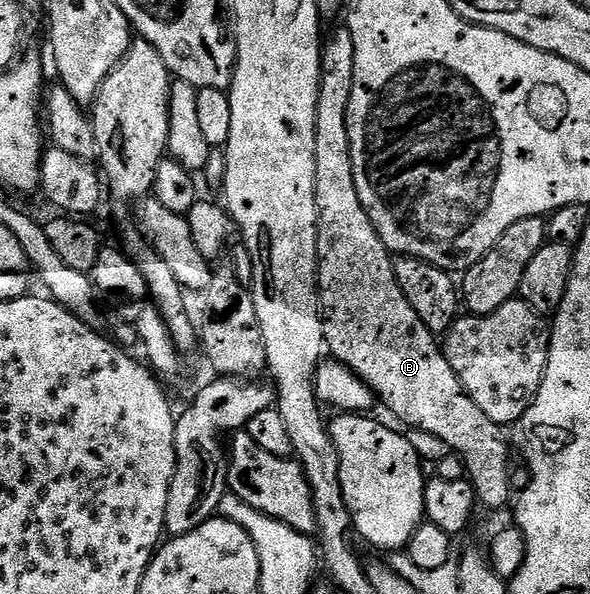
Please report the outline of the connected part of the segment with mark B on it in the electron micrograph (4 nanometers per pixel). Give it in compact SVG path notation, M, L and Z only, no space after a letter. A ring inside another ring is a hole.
M339 24L339 27L337 27L328 38L326 35L321 49L323 55L321 56L321 68L319 69L319 95L317 96L317 120L315 121L313 156L315 157L315 203L319 209L319 235L317 236L317 248L319 249L317 293L319 295L319 304L323 316L323 340L326 349L329 351L330 357L334 359L334 361L339 362L342 366L349 367L349 369L351 369L352 372L375 393L376 399L381 403L381 406L384 406L393 417L400 418L400 420L407 425L407 428L432 433L433 436L437 436L438 439L443 440L445 444L459 456L461 461L464 462L466 477L469 479L471 487L475 490L476 499L478 499L482 505L484 502L491 510L499 510L507 501L509 501L508 503L512 501L511 454L507 451L507 438L503 435L506 434L504 427L497 425L493 420L489 420L489 416L485 416L485 412L481 412L481 408L477 408L477 404L473 404L473 400L465 391L463 391L462 384L457 380L457 376L453 372L453 368L449 364L446 354L443 353L440 339L432 334L429 328L425 328L421 316L417 316L417 312L413 312L413 304L409 304L409 300L405 300L405 292L401 292L401 288L397 284L397 276L393 272L393 255L391 251L387 249L386 244L381 240L377 228L373 228L373 224L369 220L369 216L361 204L361 196L357 196L357 184L353 180L353 156L351 155L351 145L349 144L349 124L347 123L347 117L349 116L349 96L353 96L355 53L353 52L353 36L349 32L347 25Z

